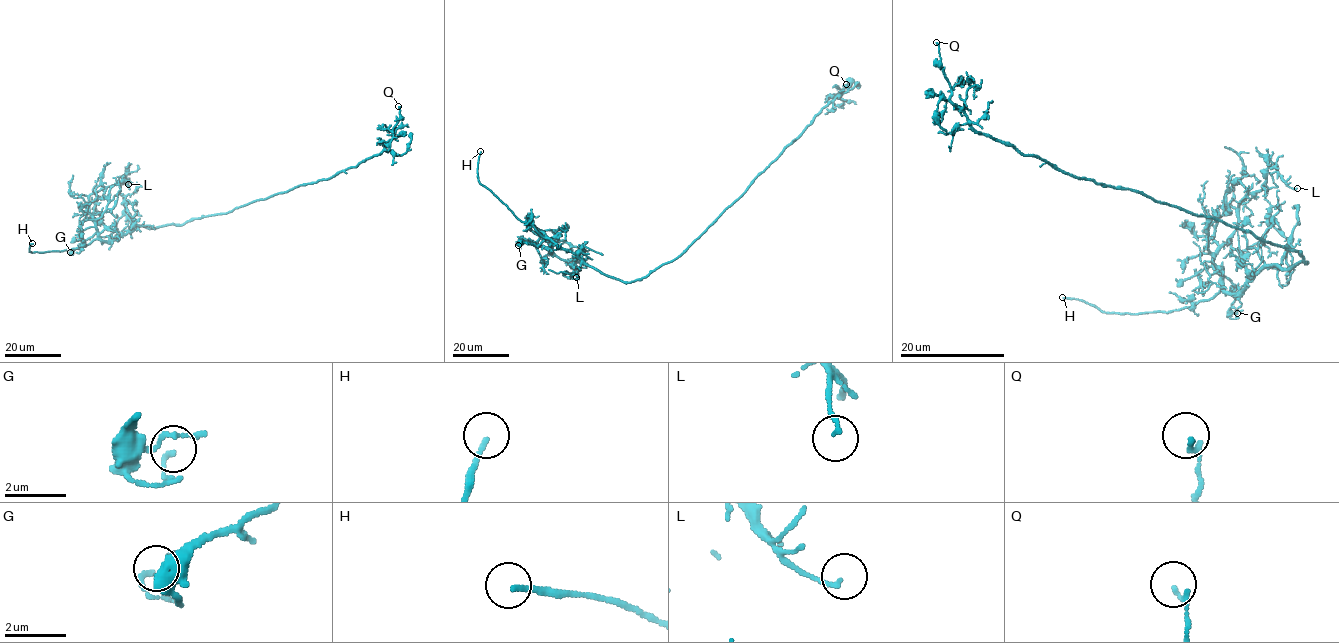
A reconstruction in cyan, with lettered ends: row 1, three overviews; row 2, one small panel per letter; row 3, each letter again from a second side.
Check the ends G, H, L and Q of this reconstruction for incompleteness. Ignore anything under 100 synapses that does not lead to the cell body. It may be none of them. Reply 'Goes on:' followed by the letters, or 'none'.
Goes on: H

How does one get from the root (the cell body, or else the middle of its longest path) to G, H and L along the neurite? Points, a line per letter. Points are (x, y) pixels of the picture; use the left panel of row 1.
G: (229, 212), (202, 216), (180, 225), (133, 226), (108, 241), (96, 232), (72, 255), (70, 252)
H: (229, 212), (202, 216), (180, 225), (133, 226), (116, 238), (94, 239), (61, 251), (30, 252), (32, 243)
L: (229, 212), (180, 225), (133, 226), (103, 241), (90, 212), (89, 196), (118, 184), (125, 174), (128, 184)

